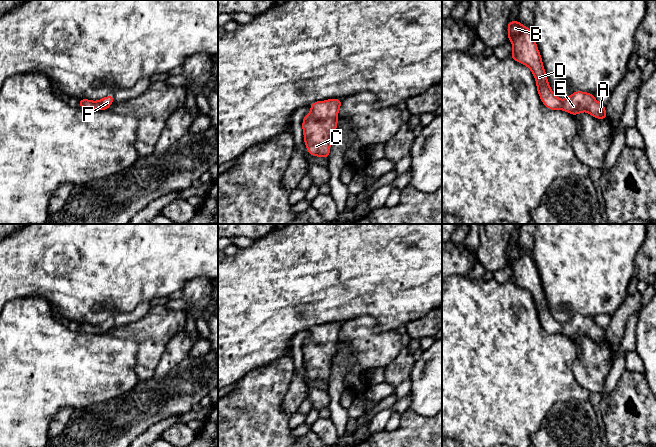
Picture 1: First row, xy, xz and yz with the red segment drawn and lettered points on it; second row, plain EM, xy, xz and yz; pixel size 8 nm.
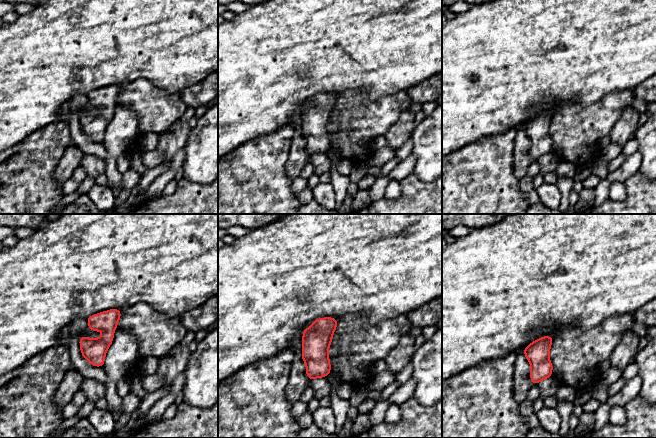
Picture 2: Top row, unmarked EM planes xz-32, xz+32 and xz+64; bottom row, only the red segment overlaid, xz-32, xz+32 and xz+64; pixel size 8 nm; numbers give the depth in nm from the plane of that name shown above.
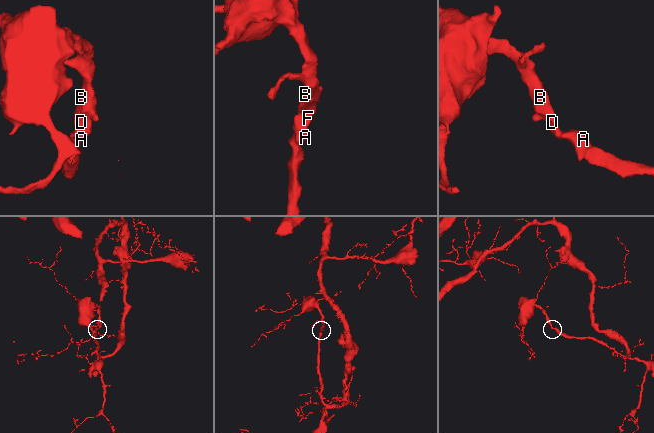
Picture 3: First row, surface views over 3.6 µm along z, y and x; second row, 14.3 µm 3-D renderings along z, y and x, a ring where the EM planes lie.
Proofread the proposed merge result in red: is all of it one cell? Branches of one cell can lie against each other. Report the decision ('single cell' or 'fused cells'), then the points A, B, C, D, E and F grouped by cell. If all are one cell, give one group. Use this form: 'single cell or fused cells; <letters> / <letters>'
single cell; A B C D E F

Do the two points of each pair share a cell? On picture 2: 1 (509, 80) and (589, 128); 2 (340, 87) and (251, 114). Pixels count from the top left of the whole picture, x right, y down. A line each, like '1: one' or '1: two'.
1: two
2: one

